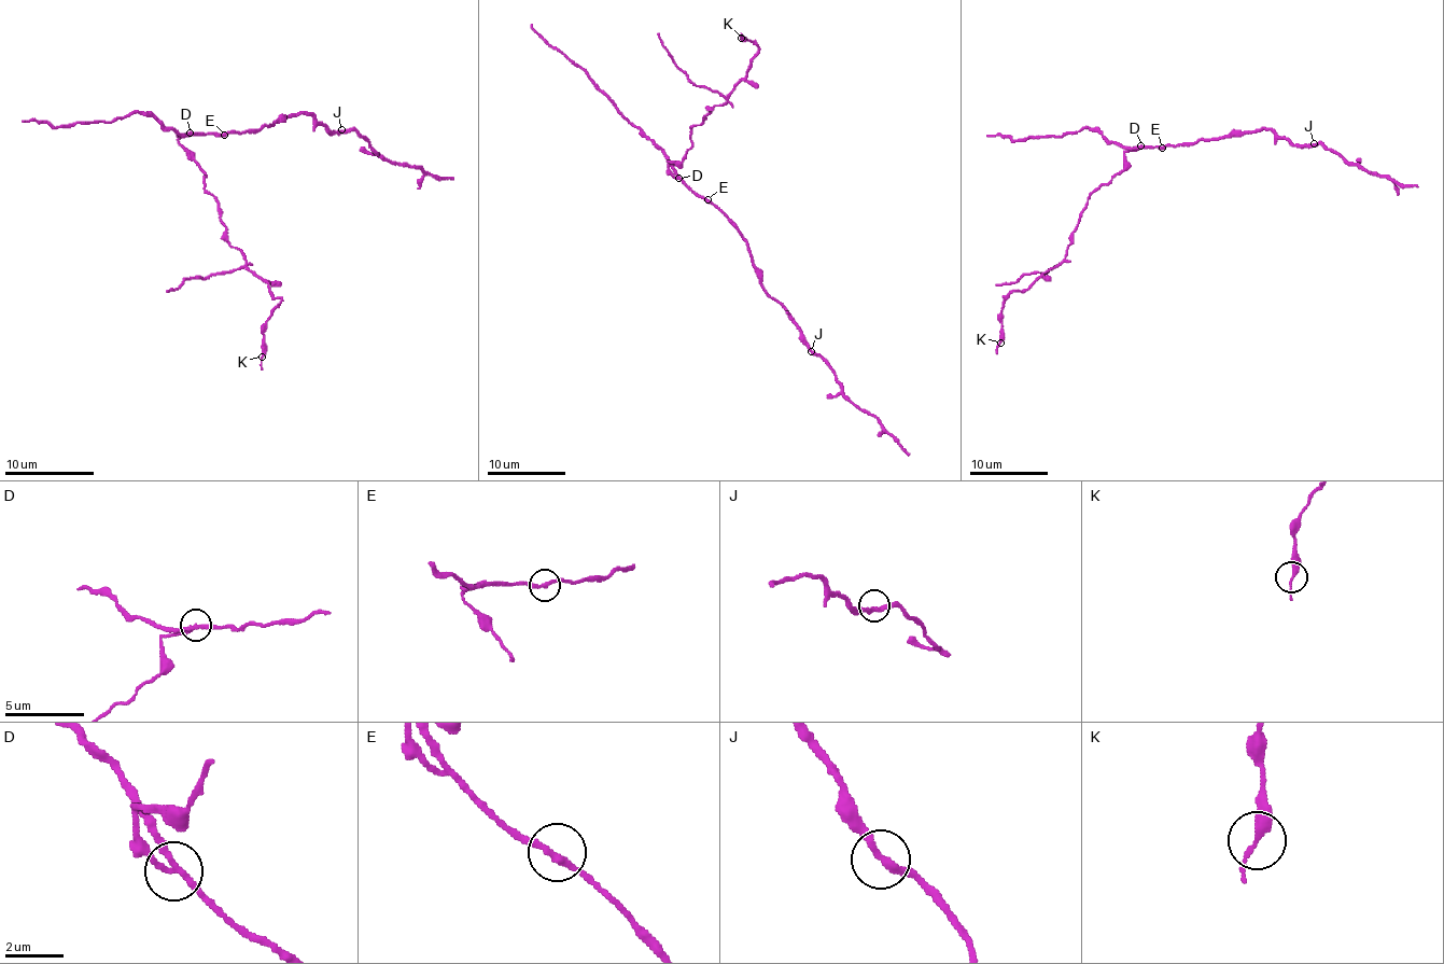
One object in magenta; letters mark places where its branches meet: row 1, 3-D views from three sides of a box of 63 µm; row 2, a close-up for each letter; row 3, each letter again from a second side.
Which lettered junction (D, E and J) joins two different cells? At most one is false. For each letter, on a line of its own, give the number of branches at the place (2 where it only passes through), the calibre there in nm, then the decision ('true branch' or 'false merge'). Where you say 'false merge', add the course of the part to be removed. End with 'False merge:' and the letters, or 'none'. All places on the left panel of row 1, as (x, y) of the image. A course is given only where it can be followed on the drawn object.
D: branches 2; calibre 240 nm; false merge; course (191, 133), (179, 141), (206, 175), (204, 187), (219, 208), (226, 238), (281, 298), (264, 323), (262, 369)
E: branches 2; calibre 220 nm; true branch
J: branches 2; calibre 260 nm; true branch
False merge: D

